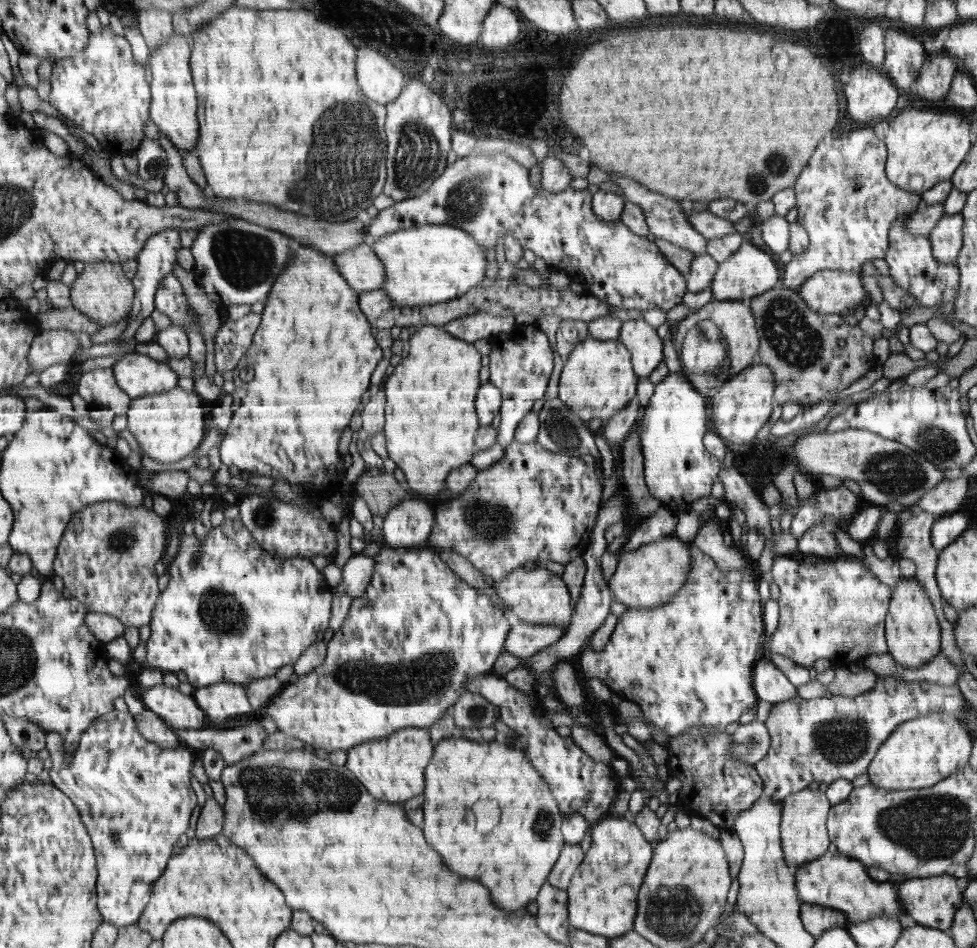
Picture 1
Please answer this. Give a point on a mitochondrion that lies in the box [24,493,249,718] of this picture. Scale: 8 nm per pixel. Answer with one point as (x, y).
(120, 538)

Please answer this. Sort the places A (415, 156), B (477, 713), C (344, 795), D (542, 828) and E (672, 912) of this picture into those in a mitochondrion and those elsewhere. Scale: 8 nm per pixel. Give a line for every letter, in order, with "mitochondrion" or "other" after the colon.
A: mitochondrion
B: mitochondrion
C: mitochondrion
D: mitochondrion
E: mitochondrion

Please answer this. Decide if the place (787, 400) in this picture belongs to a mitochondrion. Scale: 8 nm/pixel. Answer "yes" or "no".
no

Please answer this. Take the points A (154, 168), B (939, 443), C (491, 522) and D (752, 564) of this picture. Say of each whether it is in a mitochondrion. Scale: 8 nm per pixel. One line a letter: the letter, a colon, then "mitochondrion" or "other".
A: mitochondrion
B: mitochondrion
C: mitochondrion
D: other

